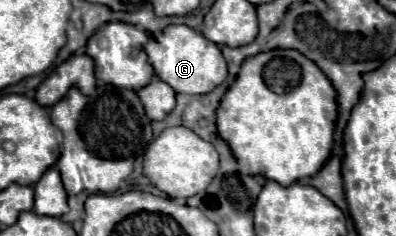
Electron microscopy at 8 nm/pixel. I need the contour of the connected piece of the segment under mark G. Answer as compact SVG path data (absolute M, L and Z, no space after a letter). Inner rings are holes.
M168 25L158 35L152 35L146 43L146 55L158 79L168 83L176 93L210 93L228 75L220 47L188 25Z

